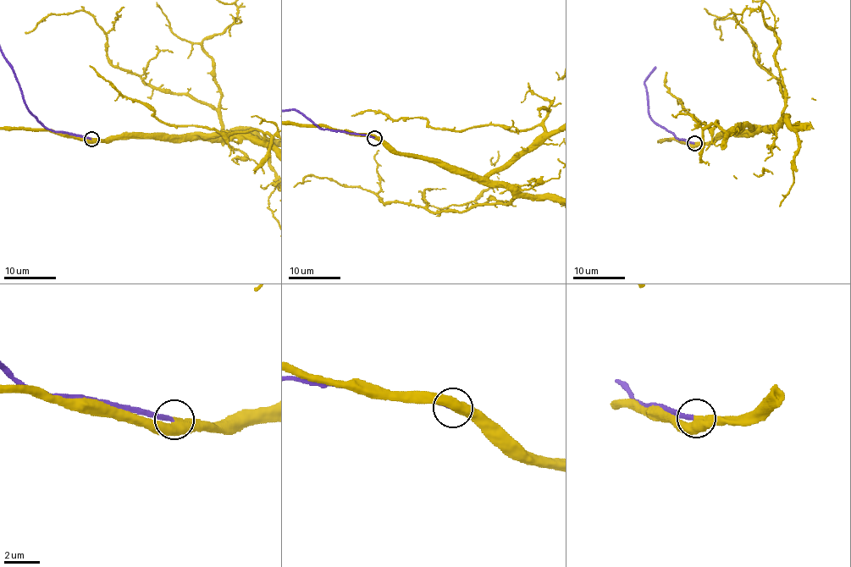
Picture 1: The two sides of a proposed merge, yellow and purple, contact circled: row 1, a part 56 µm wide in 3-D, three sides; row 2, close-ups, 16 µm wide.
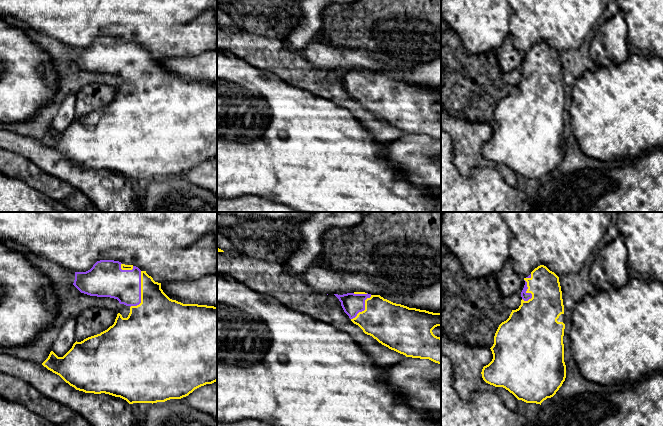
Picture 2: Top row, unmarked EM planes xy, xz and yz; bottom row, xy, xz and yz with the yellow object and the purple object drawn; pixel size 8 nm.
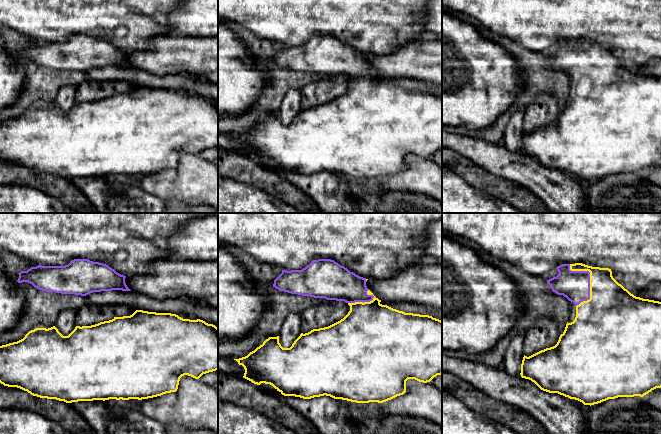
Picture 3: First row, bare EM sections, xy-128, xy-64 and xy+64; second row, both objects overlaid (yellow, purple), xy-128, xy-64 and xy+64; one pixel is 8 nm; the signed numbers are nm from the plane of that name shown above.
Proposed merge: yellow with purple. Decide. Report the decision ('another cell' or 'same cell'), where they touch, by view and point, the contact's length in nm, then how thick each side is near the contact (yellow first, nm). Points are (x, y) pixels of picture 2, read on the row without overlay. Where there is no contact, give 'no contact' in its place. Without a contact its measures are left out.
same cell | xy (141, 68) | 300 nm | 380/260 nm

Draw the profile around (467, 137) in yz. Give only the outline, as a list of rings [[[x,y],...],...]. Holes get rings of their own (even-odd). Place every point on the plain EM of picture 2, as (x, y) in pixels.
[[[441,110],[441,128],[451,138],[454,164],[461,175],[468,177],[474,168],[490,167],[498,170],[510,186],[518,187],[518,175],[512,169],[490,161],[482,154],[483,143],[493,135],[490,124],[457,119]]]

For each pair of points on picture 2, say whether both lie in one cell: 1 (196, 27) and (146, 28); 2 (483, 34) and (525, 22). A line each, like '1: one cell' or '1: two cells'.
1: one cell
2: two cells

